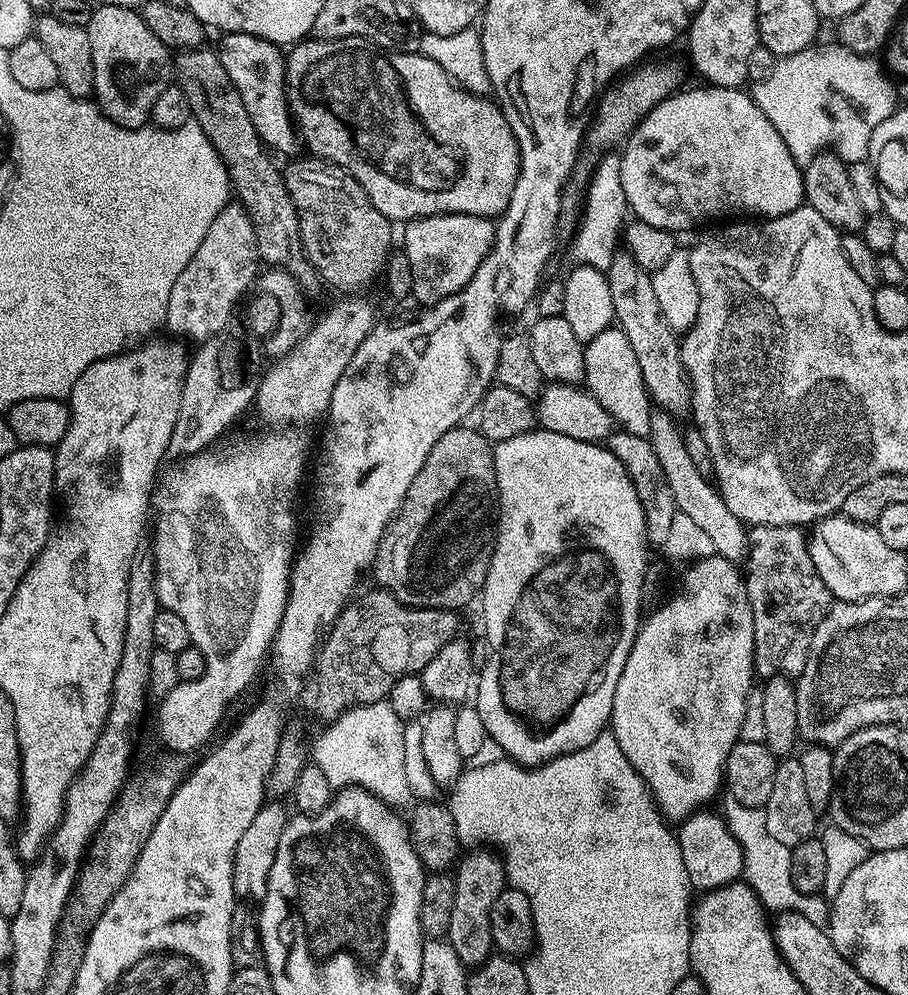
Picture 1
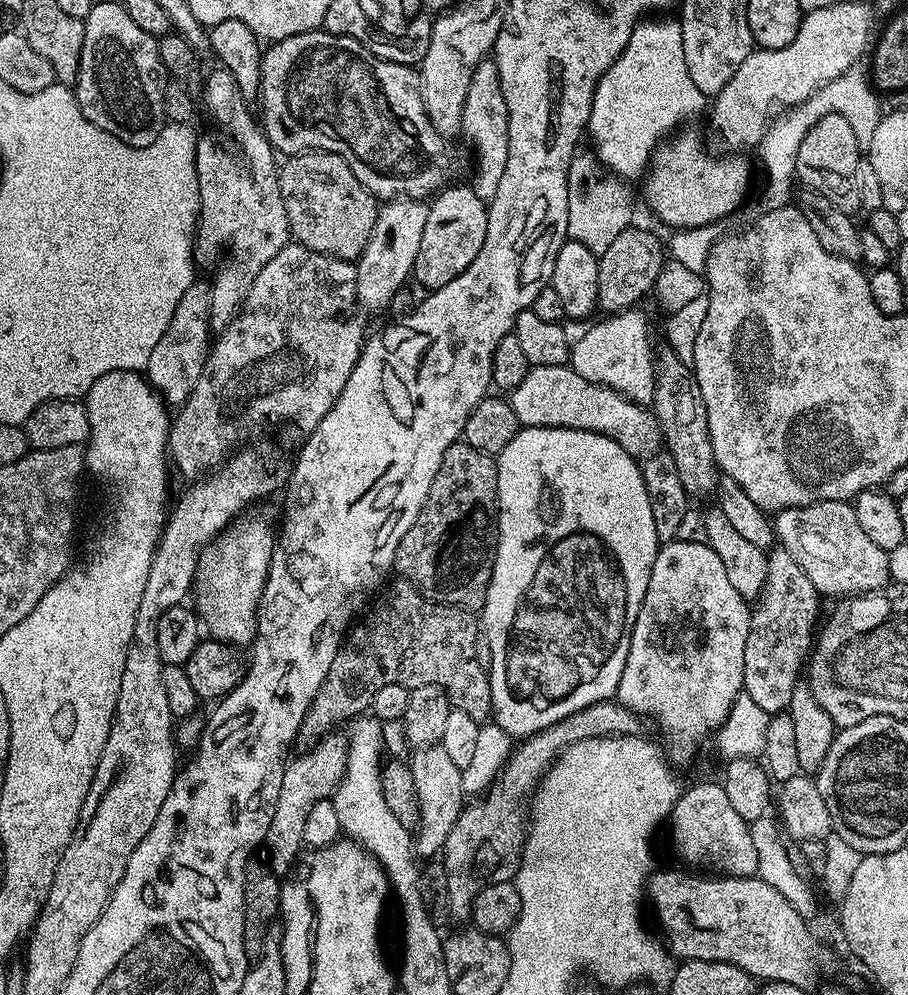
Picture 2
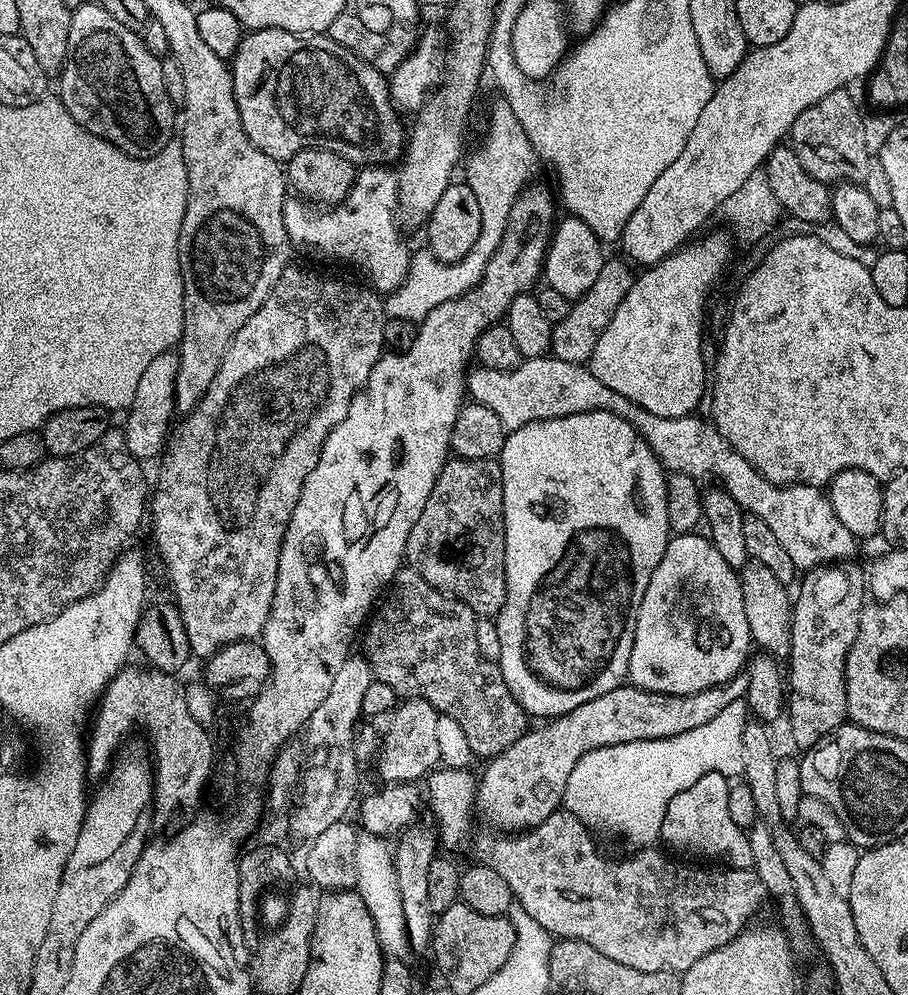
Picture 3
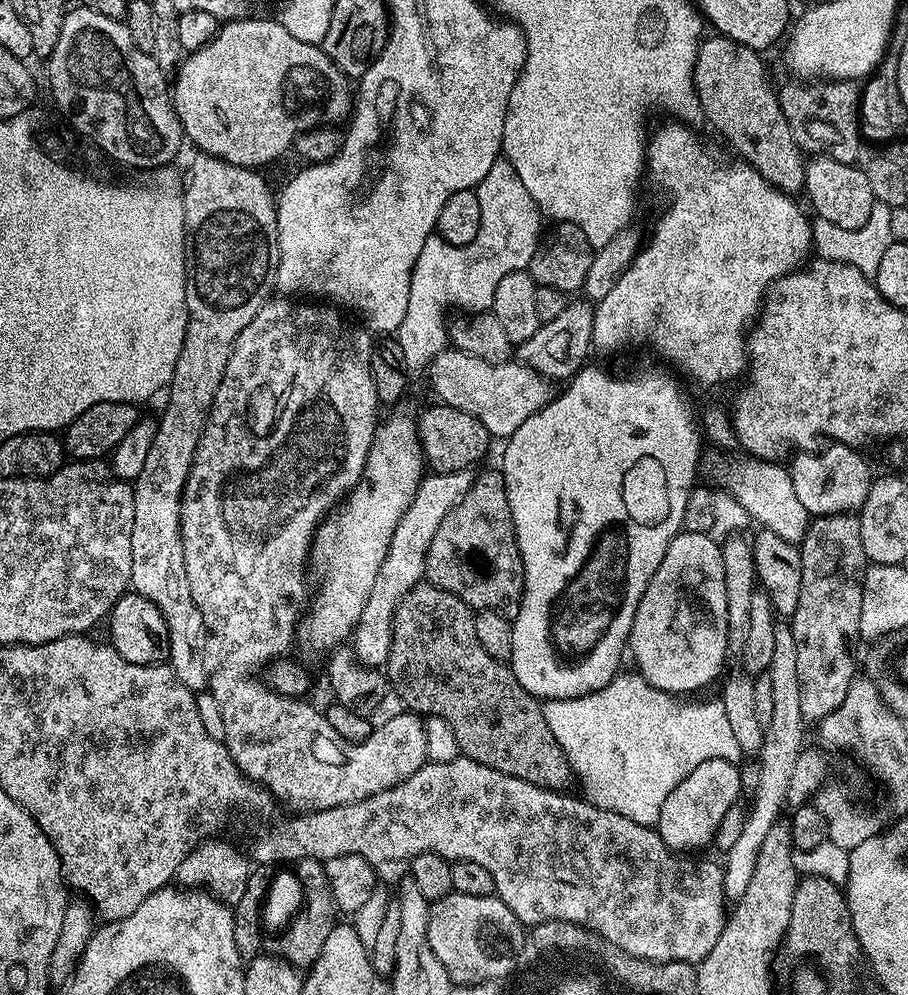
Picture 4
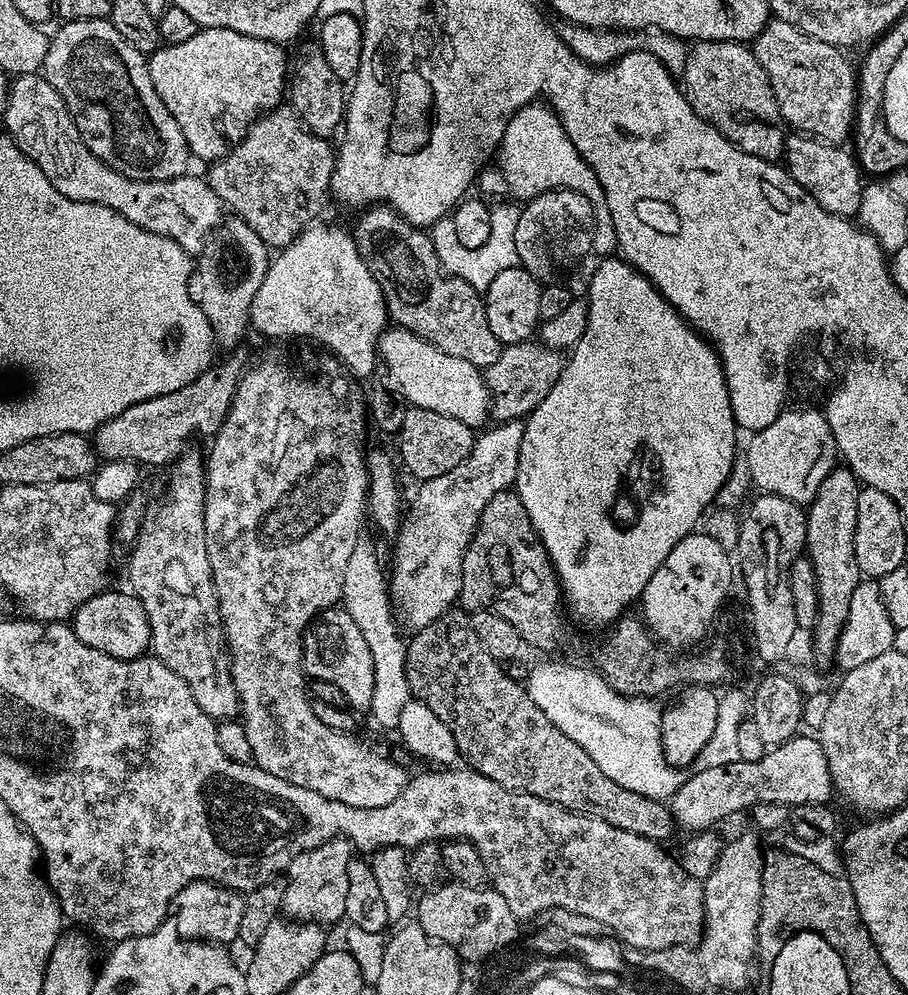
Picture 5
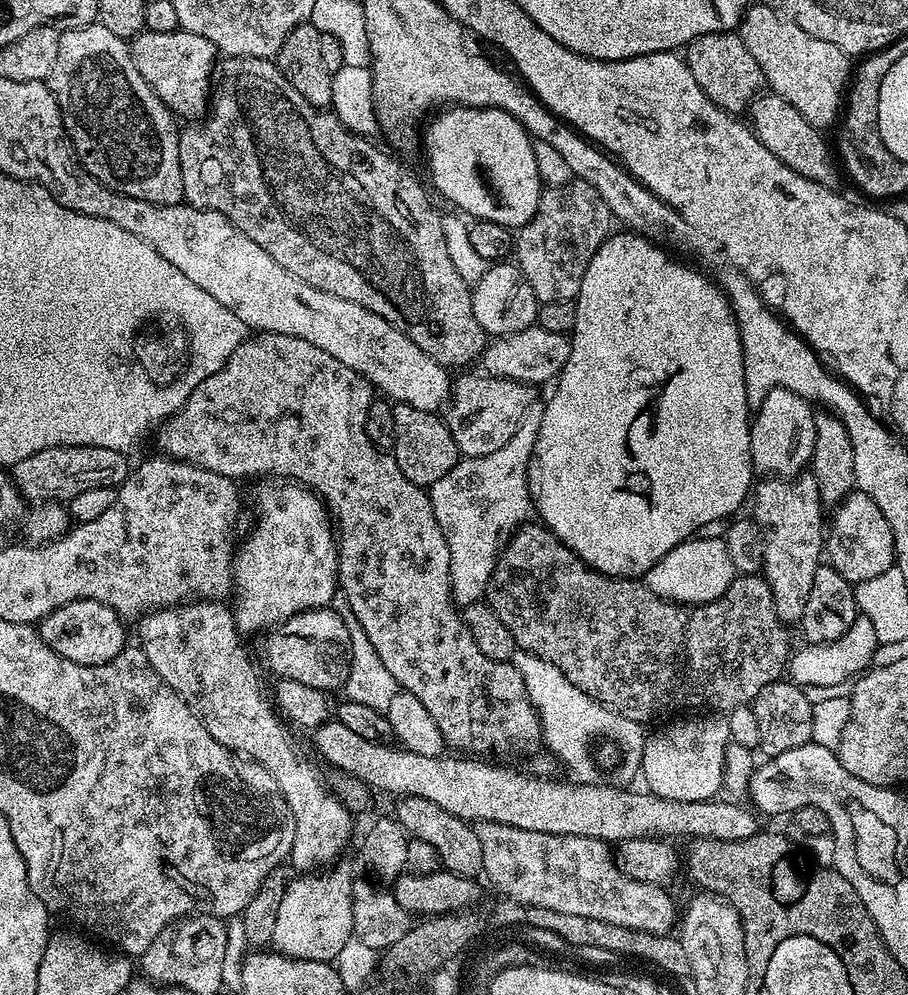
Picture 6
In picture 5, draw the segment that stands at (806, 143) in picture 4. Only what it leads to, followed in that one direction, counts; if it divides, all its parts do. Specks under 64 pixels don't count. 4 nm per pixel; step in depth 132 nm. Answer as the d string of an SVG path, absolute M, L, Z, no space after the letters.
M772 18L756 36L754 51L770 78L780 118L789 129L837 146L843 145L847 136L849 139L856 119L858 76L841 49L790 26L790 22Z

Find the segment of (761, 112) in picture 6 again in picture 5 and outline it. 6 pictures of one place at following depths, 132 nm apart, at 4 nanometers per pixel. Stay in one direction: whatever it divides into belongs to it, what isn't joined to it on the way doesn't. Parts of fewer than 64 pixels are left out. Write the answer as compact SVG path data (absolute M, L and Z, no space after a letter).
M792 134L784 141L786 167L794 182L798 182L798 186L810 193L818 206L822 206L830 215L852 218L861 211L866 180L855 155L846 149L807 134Z

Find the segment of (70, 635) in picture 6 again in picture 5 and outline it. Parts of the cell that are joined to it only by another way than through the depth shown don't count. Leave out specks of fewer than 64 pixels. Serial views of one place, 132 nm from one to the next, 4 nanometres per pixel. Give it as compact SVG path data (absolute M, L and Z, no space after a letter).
M105 590L91 596L77 610L70 621L74 634L86 646L100 650L102 654L110 654L110 658L119 660L137 660L150 648L150 618L146 618L146 610L142 610L142 602L131 591L112 592Z

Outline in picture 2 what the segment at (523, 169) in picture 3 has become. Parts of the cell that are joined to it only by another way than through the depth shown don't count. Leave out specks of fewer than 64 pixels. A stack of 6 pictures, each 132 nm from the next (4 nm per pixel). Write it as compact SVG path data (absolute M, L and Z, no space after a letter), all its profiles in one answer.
M485 58L478 62L470 78L470 90L466 90L466 106L462 106L460 127L476 151L476 173L470 179L470 187L476 191L478 198L487 202L498 191L498 182L506 170L508 153L508 111L506 98L502 98L502 82L495 59Z

